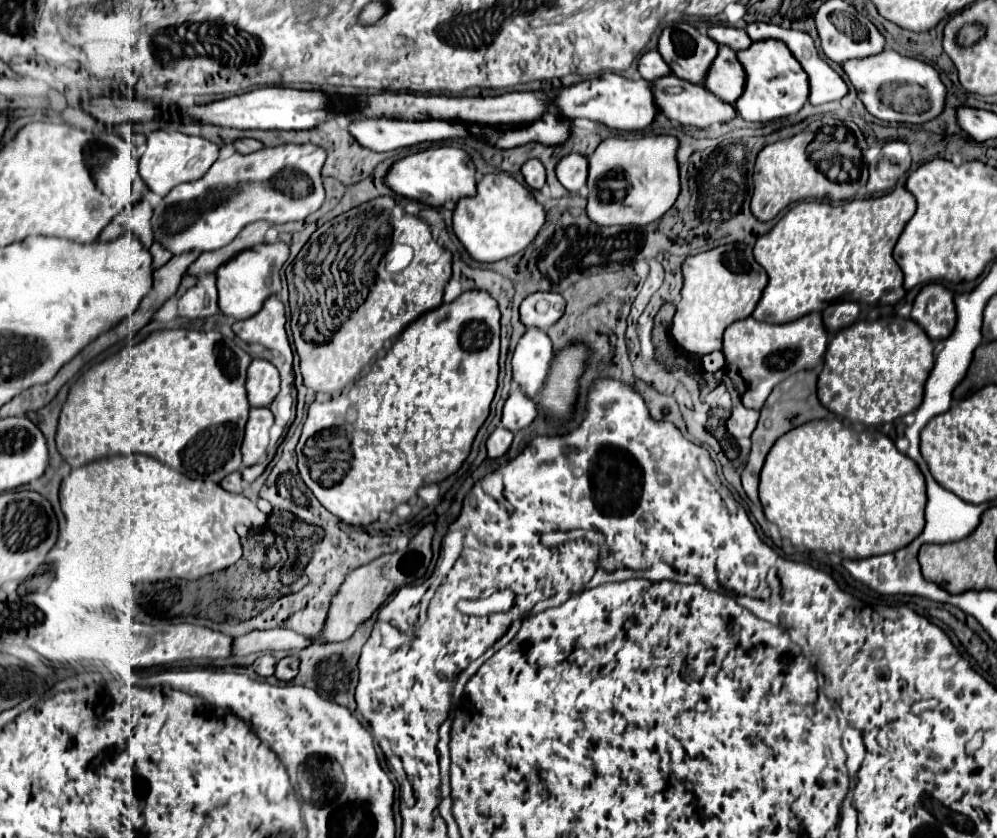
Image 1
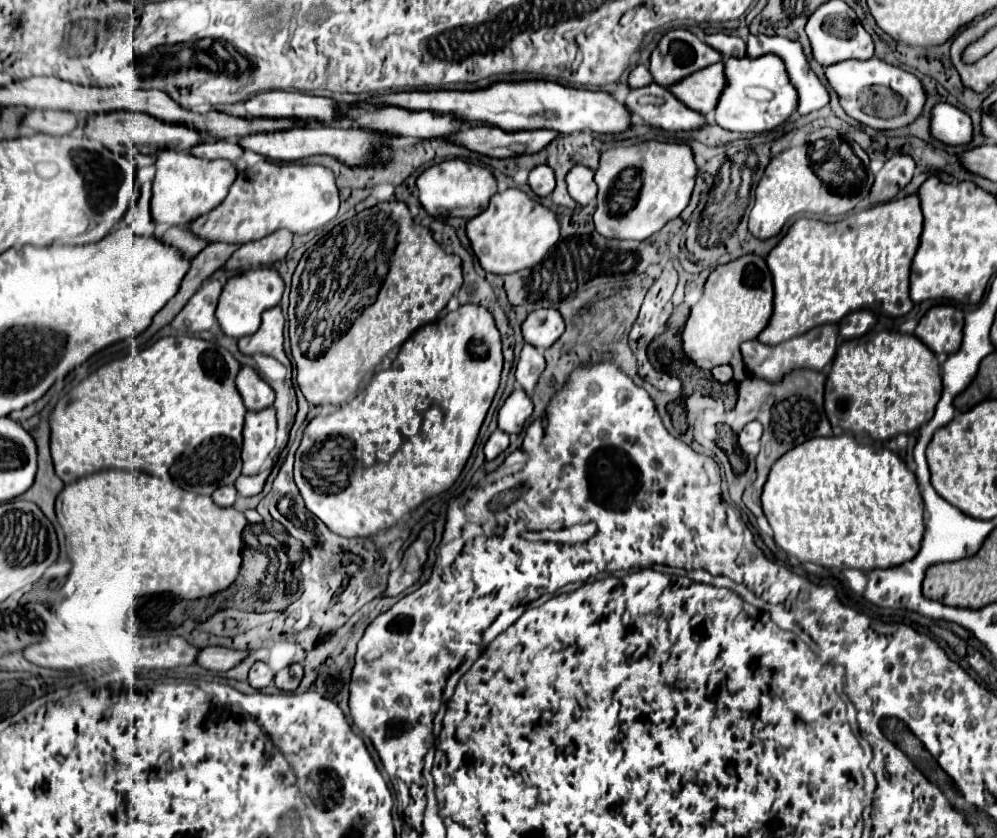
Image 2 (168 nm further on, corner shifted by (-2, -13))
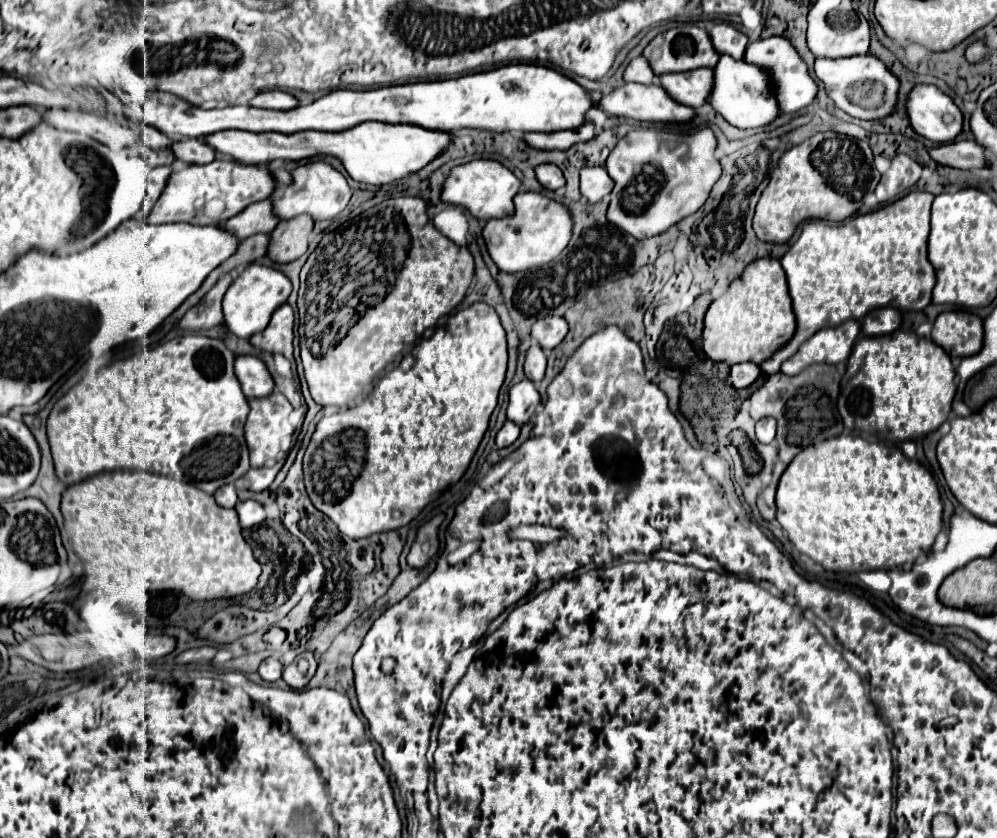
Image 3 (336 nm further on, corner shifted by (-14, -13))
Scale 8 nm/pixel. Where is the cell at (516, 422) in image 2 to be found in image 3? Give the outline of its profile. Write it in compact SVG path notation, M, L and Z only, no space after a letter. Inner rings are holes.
M522 380L516 386L510 388L510 404L508 404L508 420L512 420L514 424L522 426L526 422L530 422L532 414L536 412L536 408L542 404L542 398L536 390L536 386L530 380Z

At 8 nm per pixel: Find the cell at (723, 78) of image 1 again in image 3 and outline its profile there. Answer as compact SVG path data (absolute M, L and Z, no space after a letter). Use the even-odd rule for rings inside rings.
M700 68L682 74L664 74L658 78L658 84L668 90L668 94L690 106L700 108L708 102L714 88L714 68Z

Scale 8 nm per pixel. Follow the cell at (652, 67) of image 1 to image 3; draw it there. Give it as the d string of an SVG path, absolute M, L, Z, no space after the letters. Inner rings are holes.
M642 56L634 58L624 72L624 80L626 82L638 82L638 84L652 84L654 82L654 72L652 72L648 60L644 60Z

